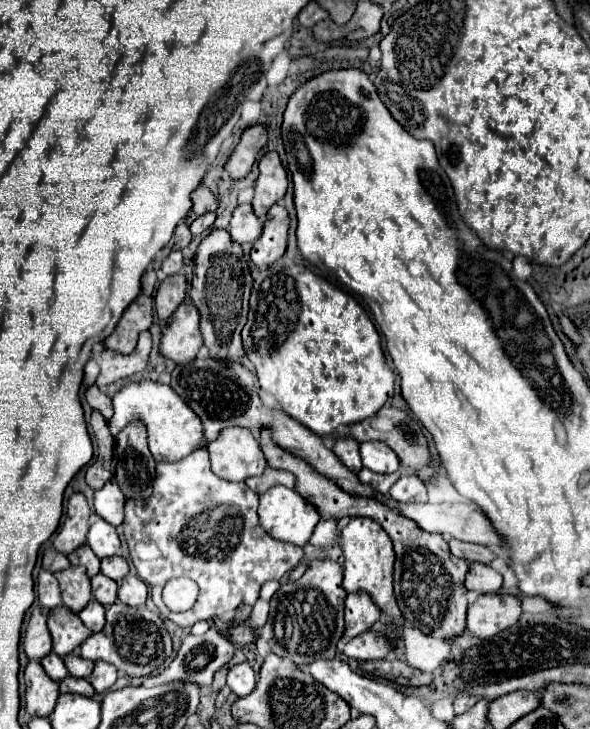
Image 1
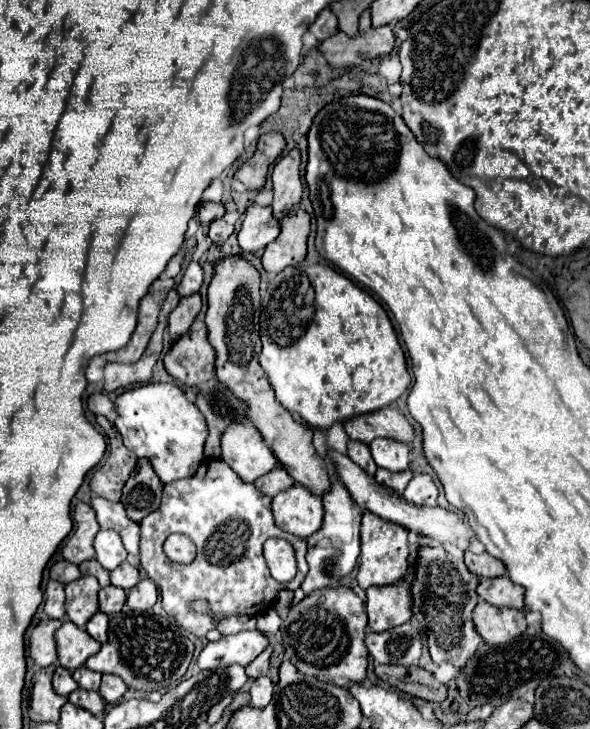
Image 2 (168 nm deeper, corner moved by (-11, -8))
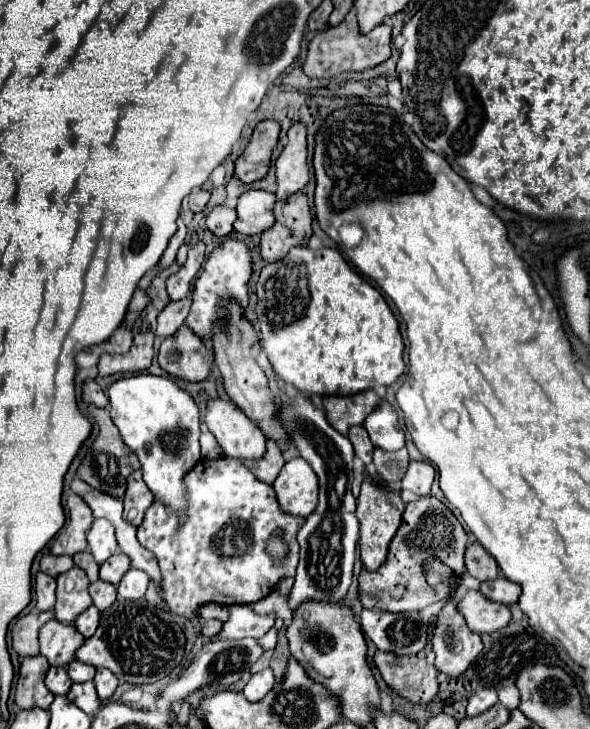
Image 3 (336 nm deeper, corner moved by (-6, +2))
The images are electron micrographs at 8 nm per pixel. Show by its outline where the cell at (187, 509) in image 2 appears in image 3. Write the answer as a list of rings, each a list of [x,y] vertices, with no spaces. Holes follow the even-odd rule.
[[[231,457],[199,461],[193,467],[193,471],[187,473],[185,485],[187,485],[187,497],[189,497],[187,523],[179,525],[177,515],[165,505],[159,505],[155,501],[147,509],[143,525],[137,529],[139,543],[145,549],[149,549],[159,561],[159,567],[163,573],[163,595],[173,613],[183,615],[187,619],[197,617],[197,609],[203,603],[219,603],[219,599],[211,599],[211,597],[221,597],[223,603],[219,605],[255,603],[267,597],[279,579],[295,577],[295,569],[299,561],[299,545],[297,545],[295,535],[301,529],[305,517],[291,517],[289,513],[283,513],[279,509],[279,501],[275,497],[273,485],[259,481],[255,475],[249,473],[249,469],[241,461],[231,459]],[[281,525],[285,525],[283,537],[287,545],[287,555],[281,561],[275,561],[273,555],[267,553],[267,539]]]

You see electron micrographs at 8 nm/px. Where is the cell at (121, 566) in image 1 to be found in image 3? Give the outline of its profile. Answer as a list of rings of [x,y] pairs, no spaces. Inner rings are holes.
[[[117,553],[117,555],[109,557],[109,559],[101,565],[101,569],[99,569],[99,579],[117,585],[117,583],[121,581],[121,577],[127,573],[127,569],[129,569],[129,557],[123,555],[123,553]]]

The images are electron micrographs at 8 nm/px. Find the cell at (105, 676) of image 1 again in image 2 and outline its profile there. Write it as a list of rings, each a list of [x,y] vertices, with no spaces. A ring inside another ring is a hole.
[[[102,675],[102,685],[100,685],[100,695],[106,703],[116,703],[122,699],[122,695],[126,693],[126,683],[116,677],[116,675]]]

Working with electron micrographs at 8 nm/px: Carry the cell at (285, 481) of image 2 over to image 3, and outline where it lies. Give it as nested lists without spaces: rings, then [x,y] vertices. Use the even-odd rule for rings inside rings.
[[[267,441],[267,451],[261,459],[255,459],[255,461],[245,461],[247,469],[261,481],[265,483],[273,483],[275,477],[279,475],[279,471],[283,469],[285,465],[285,459],[281,455],[281,449],[277,447],[275,441]]]

